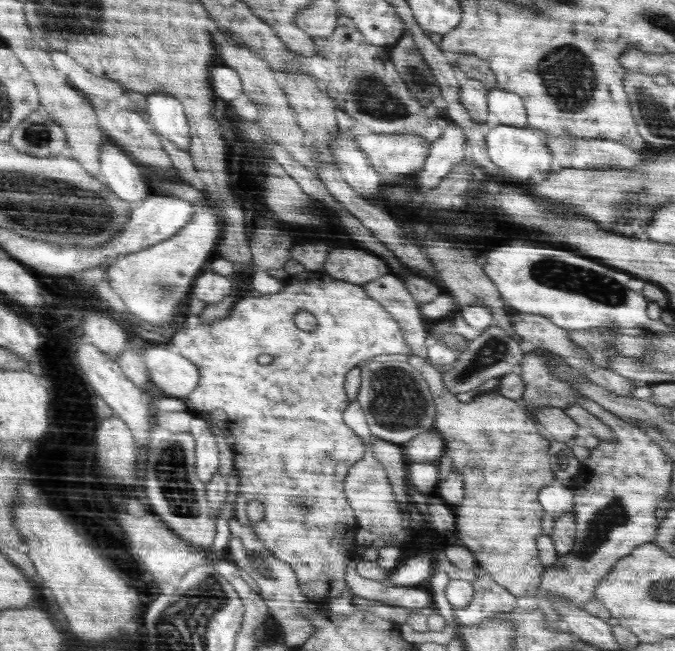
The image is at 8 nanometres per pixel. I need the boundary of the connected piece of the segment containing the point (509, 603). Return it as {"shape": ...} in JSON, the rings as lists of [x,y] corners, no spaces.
{"shape":[[[476,564],[474,572],[476,578],[471,582],[474,596],[465,607],[454,609],[458,624],[471,625],[494,615],[518,610],[517,597],[500,586],[483,566]]]}

